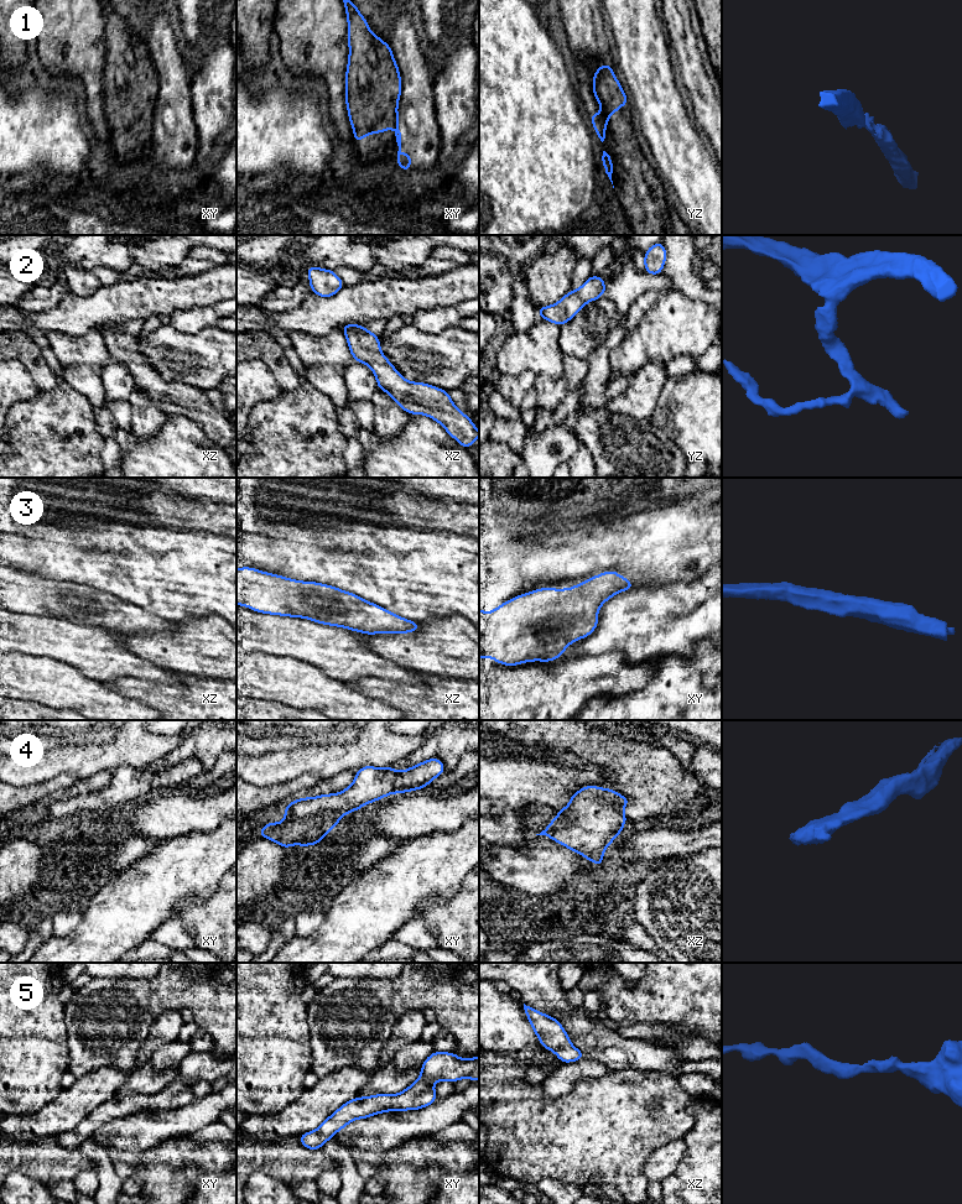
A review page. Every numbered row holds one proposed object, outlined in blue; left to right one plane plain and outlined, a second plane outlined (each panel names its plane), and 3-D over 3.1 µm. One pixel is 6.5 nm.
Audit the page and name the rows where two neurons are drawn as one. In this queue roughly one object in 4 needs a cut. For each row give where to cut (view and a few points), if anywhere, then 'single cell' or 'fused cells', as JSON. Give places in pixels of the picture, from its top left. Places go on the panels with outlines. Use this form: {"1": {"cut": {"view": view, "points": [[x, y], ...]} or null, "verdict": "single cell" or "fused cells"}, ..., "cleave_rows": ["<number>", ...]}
{"1": {"cut": {"view": "xy", "points": [[396, 115], [394, 126]]}, "verdict": "fused cells"}, "2": {"cut": null, "verdict": "single cell"}, "3": {"cut": null, "verdict": "single cell"}, "4": {"cut": null, "verdict": "single cell"}, "5": {"cut": null, "verdict": "single cell"}, "cleave_rows": ["1"]}

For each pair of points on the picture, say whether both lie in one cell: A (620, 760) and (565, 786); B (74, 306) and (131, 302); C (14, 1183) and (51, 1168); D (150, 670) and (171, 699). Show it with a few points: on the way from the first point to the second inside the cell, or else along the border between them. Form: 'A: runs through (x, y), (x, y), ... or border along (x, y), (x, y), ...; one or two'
A: border along (599, 775), (612, 788); two
B: runs through (88, 306), (118, 305); one
C: border along (12, 1171), (20, 1171), (47, 1188); two
D: border along (133, 677), (140, 681), (180, 684); two

